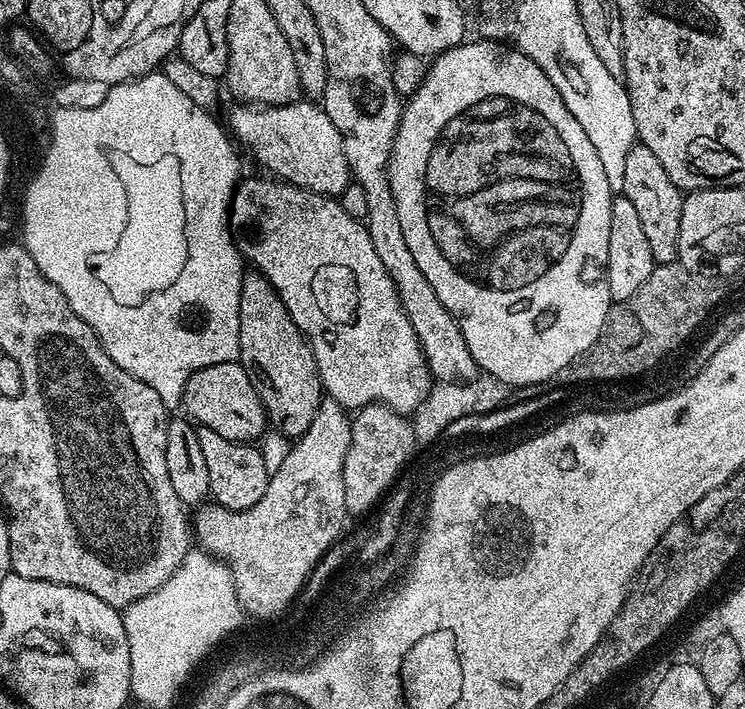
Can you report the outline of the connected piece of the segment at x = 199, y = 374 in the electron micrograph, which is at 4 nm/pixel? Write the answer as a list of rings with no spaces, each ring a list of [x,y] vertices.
[[[218,362],[218,366],[206,366],[198,370],[186,382],[182,408],[199,427],[214,430],[222,438],[241,442],[256,442],[266,431],[264,404],[258,398],[246,370],[239,362]]]

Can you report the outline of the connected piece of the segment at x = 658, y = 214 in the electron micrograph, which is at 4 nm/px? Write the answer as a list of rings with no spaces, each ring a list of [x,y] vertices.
[[[637,142],[633,144],[630,154],[626,154],[626,174],[624,175],[624,191],[622,195],[630,198],[630,202],[634,202],[638,219],[642,222],[642,231],[646,233],[650,254],[656,259],[656,263],[677,263],[678,230],[682,222],[682,206],[684,205],[685,193],[674,182],[670,182],[670,174],[666,174],[662,162],[658,162],[658,157],[651,152],[650,146]]]

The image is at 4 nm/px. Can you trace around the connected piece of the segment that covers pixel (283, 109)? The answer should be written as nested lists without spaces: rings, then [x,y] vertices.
[[[301,98],[294,104],[256,107],[240,102],[235,106],[237,108],[226,119],[235,143],[258,163],[265,164],[273,177],[287,180],[314,194],[333,198],[343,196],[344,189],[350,184],[350,173],[342,138],[319,103]]]

